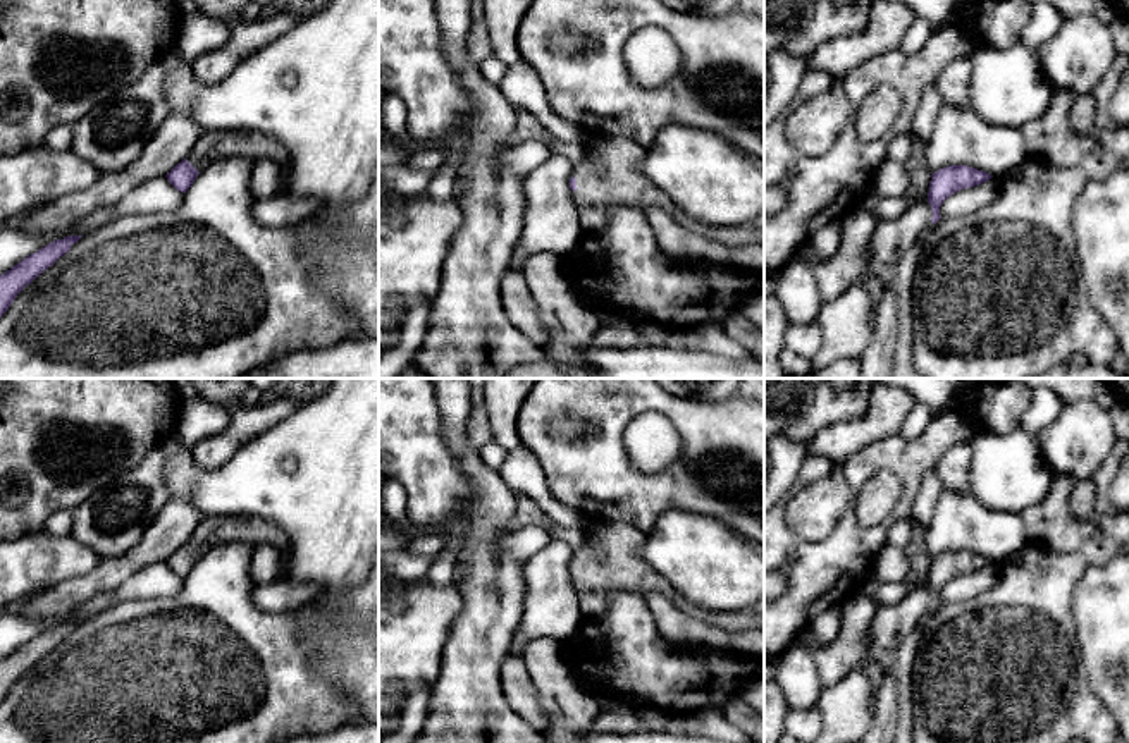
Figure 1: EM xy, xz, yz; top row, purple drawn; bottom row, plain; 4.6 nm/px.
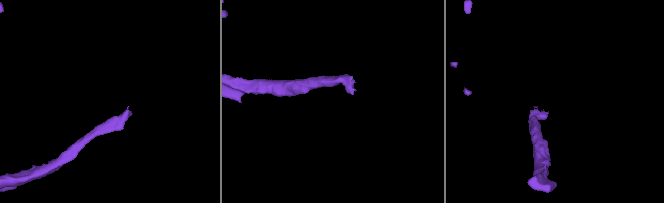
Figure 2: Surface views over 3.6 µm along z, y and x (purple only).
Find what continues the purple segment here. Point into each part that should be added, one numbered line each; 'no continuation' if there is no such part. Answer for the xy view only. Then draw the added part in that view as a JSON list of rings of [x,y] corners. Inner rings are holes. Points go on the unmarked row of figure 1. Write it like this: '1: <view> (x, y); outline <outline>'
1: xy (212, 530); outline [[[203,516],[186,545],[201,557],[212,547],[231,540],[255,547],[270,543],[279,550],[289,545],[282,528],[255,516]]]

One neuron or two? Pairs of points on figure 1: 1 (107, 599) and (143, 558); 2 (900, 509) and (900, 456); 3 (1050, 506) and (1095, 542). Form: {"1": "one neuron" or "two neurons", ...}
{"1": "two neurons", "2": "one neuron", "3": "one neuron"}

